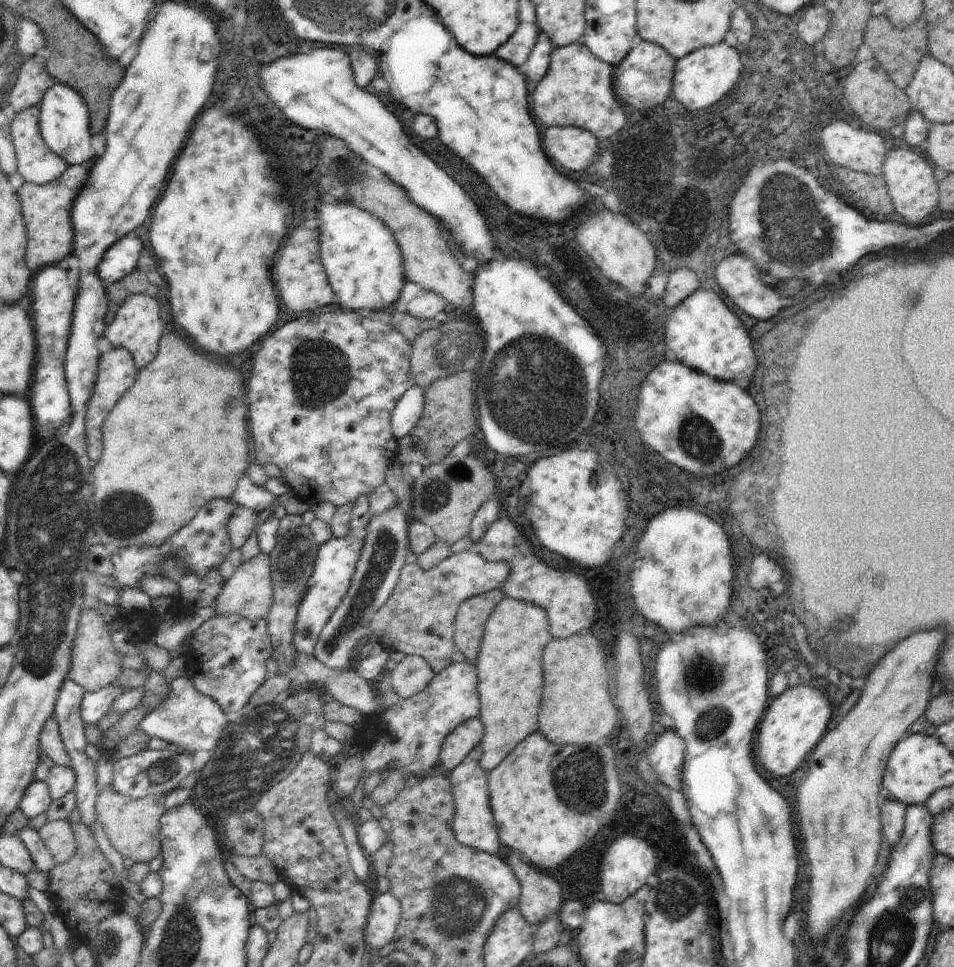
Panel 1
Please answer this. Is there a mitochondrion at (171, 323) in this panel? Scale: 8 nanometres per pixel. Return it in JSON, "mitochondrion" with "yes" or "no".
{"mitochondrion":"no"}

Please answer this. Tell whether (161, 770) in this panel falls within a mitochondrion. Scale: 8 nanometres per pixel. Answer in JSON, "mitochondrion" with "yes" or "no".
{"mitochondrion":"yes"}

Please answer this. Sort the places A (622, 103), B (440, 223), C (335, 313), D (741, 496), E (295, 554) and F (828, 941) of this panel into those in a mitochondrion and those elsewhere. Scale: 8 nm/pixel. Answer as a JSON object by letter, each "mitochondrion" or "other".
{"A":"other","B":"other","C":"other","D":"other","E":"mitochondrion","F":"other"}

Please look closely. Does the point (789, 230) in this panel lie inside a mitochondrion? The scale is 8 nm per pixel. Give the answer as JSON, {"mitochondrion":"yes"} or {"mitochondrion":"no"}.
{"mitochondrion":"yes"}

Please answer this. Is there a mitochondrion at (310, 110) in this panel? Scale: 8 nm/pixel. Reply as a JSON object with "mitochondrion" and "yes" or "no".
{"mitochondrion":"no"}

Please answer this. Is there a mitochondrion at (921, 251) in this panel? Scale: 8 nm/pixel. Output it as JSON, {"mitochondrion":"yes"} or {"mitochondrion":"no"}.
{"mitochondrion":"no"}

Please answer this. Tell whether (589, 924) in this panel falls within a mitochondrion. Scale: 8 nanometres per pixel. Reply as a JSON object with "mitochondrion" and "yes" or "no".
{"mitochondrion":"no"}

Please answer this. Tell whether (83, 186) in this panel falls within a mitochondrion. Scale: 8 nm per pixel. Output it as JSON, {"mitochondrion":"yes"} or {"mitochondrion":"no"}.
{"mitochondrion":"no"}

